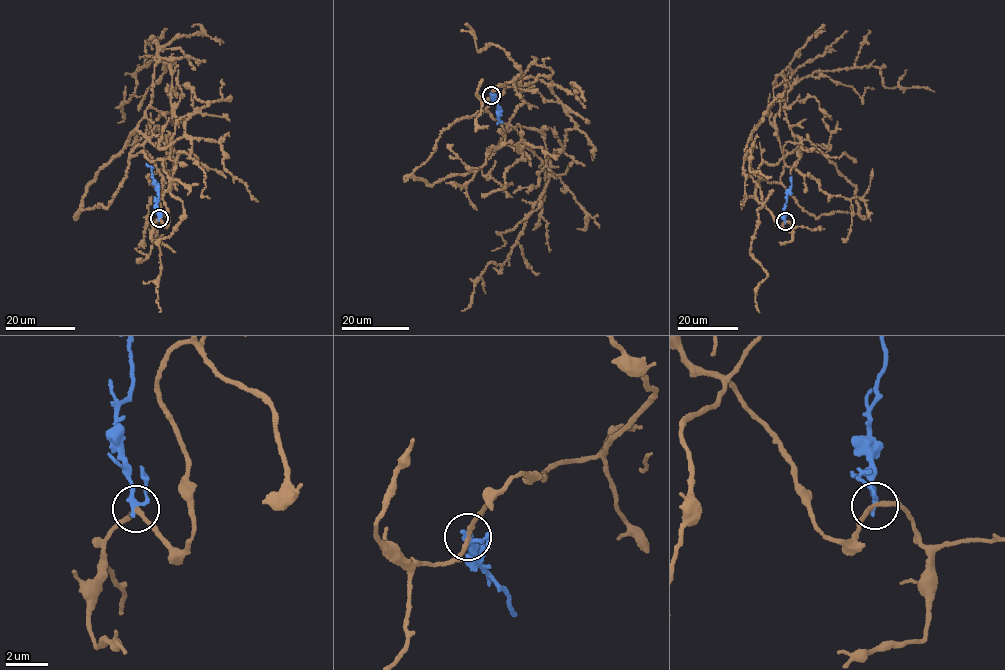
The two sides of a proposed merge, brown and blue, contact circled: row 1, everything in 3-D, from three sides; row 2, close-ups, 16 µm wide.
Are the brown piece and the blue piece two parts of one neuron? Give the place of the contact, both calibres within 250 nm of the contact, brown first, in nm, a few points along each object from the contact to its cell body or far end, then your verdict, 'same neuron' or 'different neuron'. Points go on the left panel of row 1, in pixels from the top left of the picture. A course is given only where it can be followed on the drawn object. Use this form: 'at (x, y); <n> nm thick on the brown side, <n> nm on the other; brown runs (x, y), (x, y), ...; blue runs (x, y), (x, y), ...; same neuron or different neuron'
at (159, 218); 190 nm thick on the brown side, 200 nm on the other; brown runs (159, 219), (169, 223), (163, 160), (129, 153), (170, 120), (171, 66), (156, 58), (137, 70), (118, 123); blue runs (159, 219), (156, 200), (158, 188), (150, 167), (145, 163); different neuron

